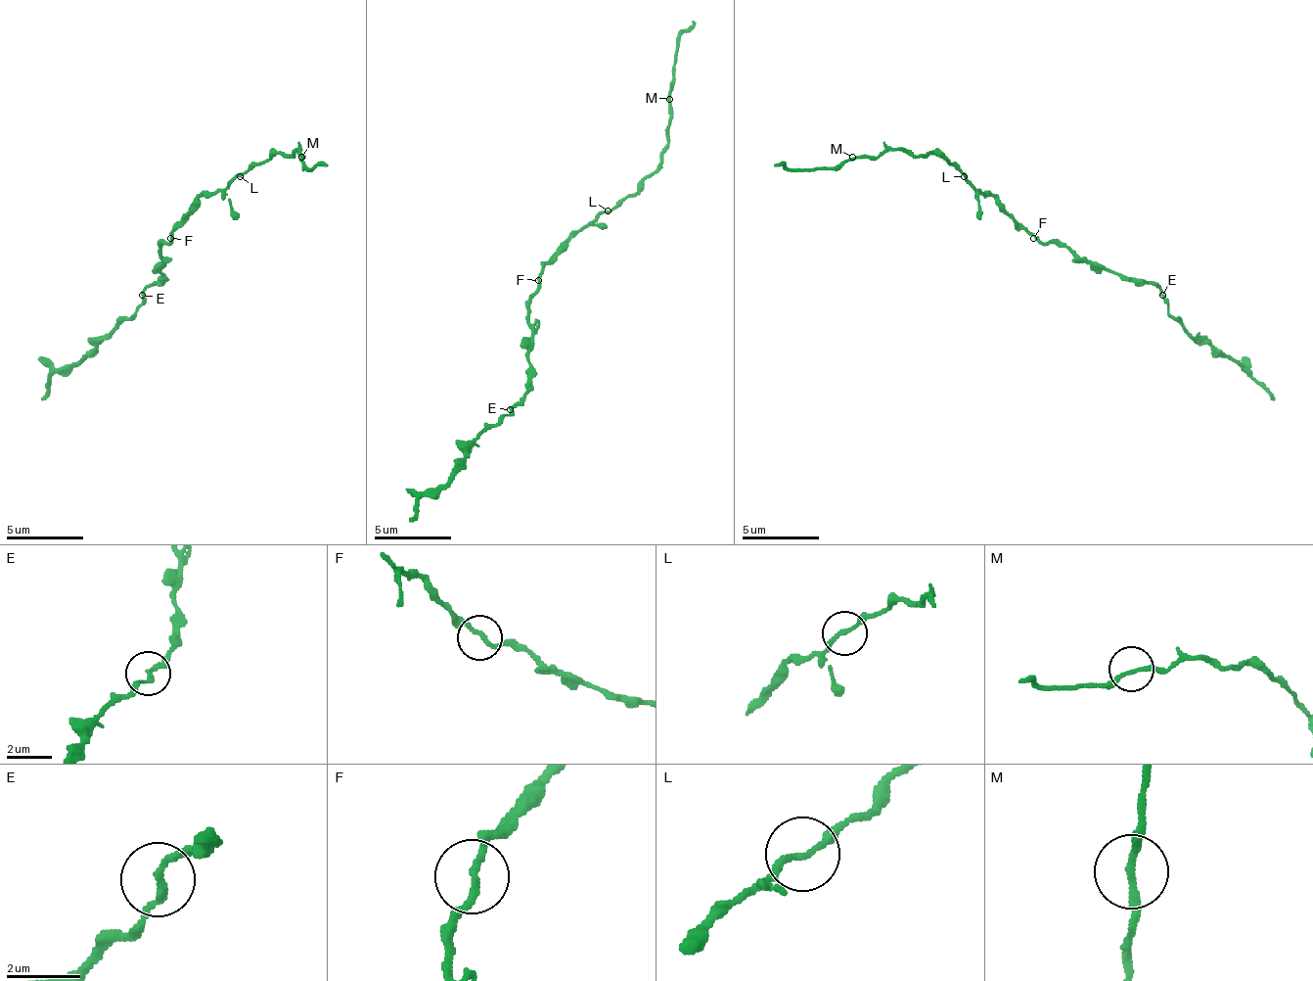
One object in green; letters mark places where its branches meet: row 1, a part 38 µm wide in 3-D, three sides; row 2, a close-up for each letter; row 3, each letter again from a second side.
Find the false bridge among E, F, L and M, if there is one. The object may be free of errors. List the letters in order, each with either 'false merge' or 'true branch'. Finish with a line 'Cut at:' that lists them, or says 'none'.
E: true branch
F: true branch
L: true branch
M: true branch
Cut at: none

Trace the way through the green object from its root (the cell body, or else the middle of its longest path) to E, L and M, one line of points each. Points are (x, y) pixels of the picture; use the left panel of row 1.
E: (174, 234), (170, 242), (162, 242), (162, 276), (151, 284), (143, 296)
L: (174, 234), (174, 226), (204, 195), (224, 191), (240, 176)
M: (174, 234), (174, 226), (204, 195), (224, 191), (240, 176), (278, 153), (290, 157), (297, 149), (301, 157)

